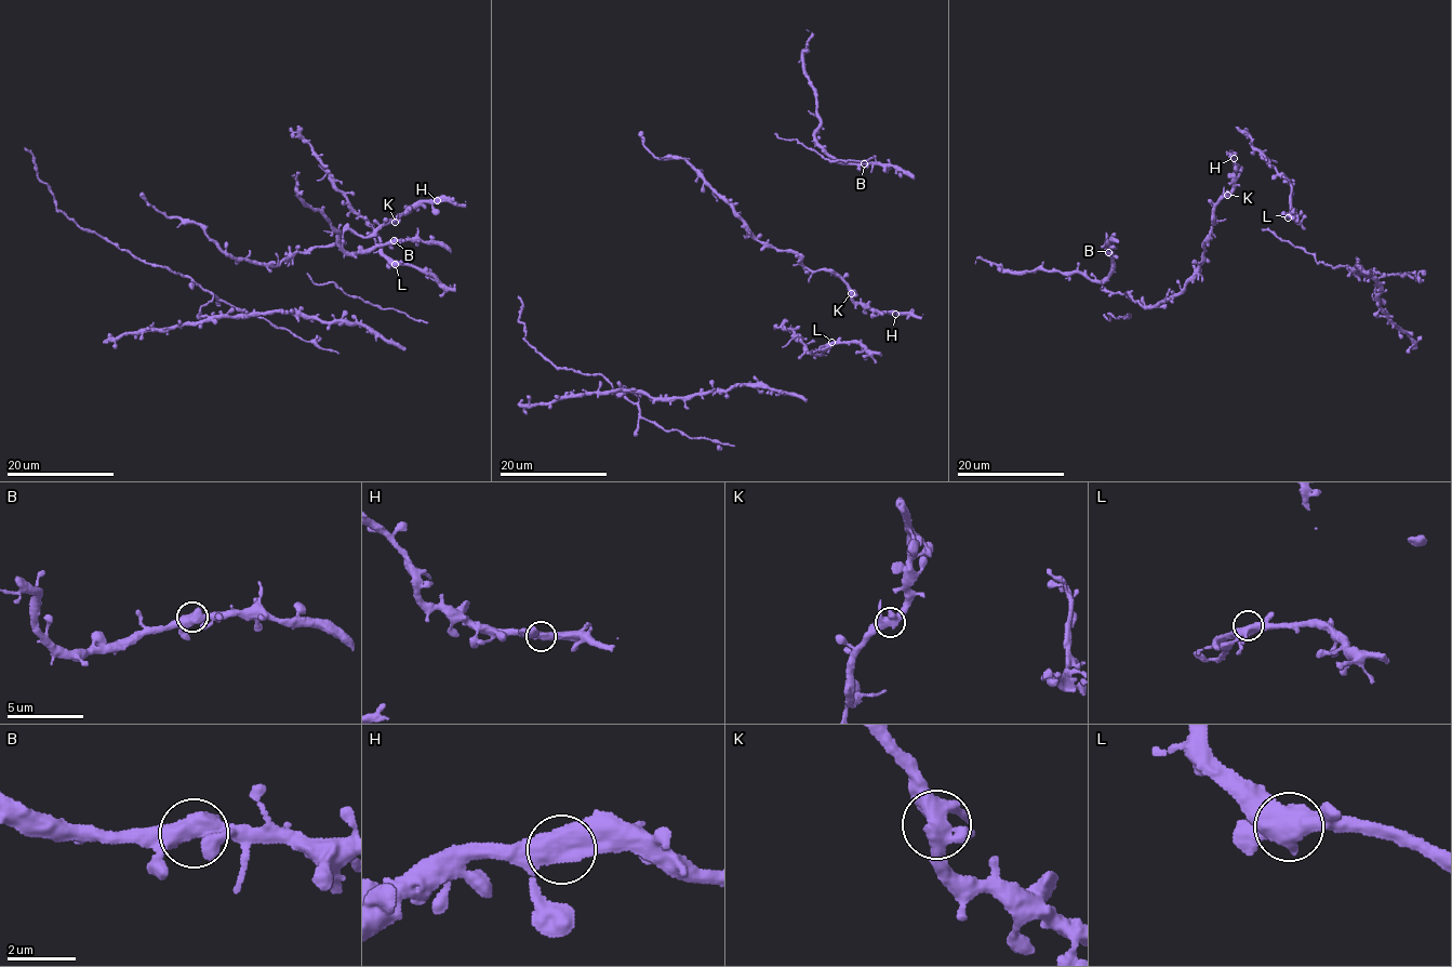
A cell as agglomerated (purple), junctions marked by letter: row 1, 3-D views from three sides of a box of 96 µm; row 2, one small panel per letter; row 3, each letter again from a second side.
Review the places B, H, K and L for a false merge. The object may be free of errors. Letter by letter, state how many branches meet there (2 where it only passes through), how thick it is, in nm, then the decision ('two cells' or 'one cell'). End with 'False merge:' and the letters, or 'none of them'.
B: branches 3; calibre 480 nm; one cell
H: branches 3; calibre 480 nm; one cell
K: branches 3; calibre 500 nm; one cell
L: branches 3; calibre 500 nm; one cell
False merge: none of them

